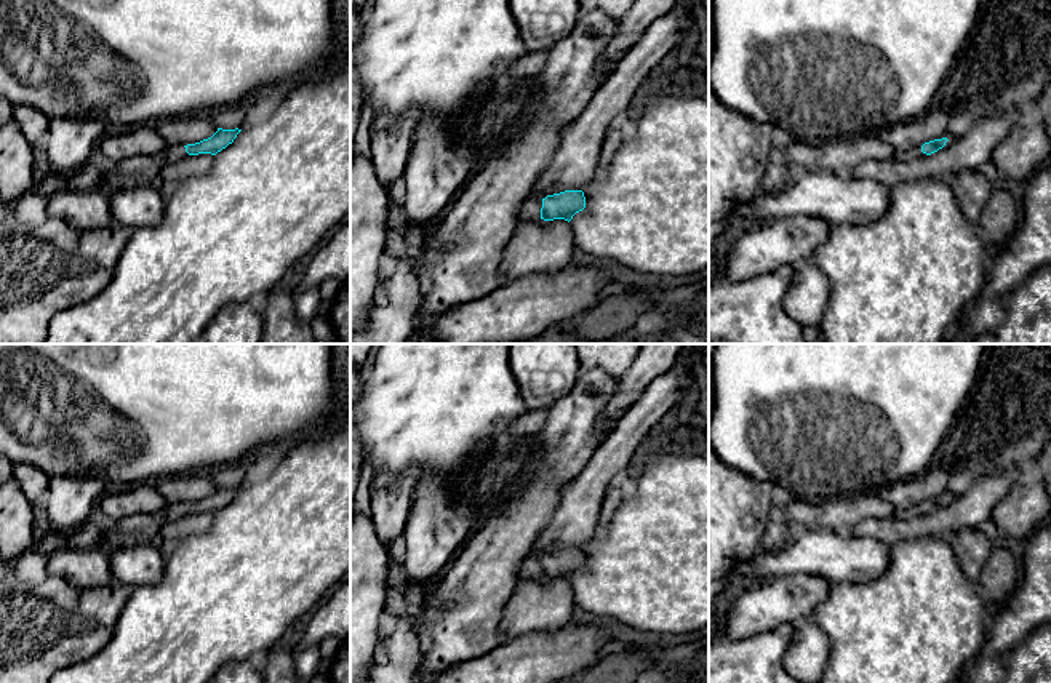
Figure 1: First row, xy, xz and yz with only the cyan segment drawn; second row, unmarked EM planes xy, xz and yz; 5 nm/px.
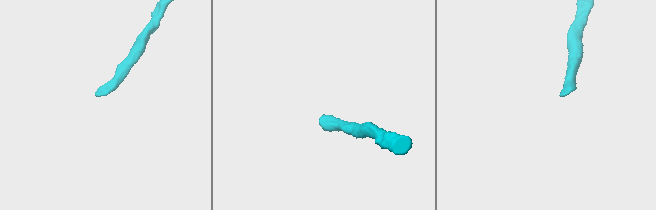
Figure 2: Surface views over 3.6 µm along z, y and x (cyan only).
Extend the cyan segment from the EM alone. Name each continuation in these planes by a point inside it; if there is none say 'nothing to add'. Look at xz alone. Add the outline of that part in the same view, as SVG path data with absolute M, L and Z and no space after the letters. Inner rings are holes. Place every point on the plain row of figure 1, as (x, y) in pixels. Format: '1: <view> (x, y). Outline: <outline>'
1: xz (530, 568). Outline: M533 550L528 558L522 563L520 577L531 579L541 574L542 553Z

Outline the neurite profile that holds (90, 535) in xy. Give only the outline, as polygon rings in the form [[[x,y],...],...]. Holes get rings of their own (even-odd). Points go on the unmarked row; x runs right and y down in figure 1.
[[[93,513],[80,528],[69,534],[59,534],[53,529],[27,550],[50,555],[59,549],[101,547],[107,529],[99,526],[98,513]]]

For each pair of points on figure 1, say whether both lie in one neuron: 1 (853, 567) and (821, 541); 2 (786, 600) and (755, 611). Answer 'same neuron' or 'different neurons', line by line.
1: same neuron
2: same neuron

